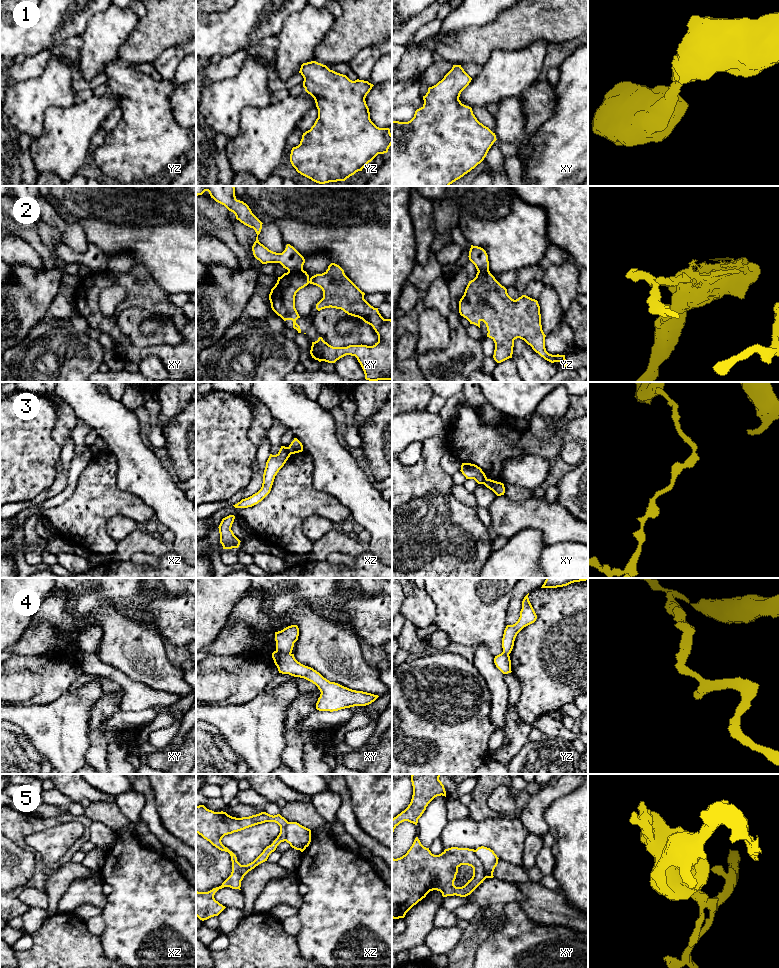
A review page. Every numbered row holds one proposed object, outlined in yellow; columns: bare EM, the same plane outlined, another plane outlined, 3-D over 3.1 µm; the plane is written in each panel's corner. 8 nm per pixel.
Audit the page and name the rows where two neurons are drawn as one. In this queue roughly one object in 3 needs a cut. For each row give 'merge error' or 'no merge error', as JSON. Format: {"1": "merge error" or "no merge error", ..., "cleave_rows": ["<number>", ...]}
{"1": "no merge error", "2": "merge error", "3": "merge error", "4": "merge error", "5": "merge error", "cleave_rows": ["2", "3", "4", "5"]}

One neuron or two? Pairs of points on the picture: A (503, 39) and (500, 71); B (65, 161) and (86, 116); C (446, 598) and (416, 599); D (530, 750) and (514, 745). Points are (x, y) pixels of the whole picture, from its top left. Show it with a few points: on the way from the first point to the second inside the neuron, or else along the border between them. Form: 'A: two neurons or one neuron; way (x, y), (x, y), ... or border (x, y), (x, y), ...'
A: two neurons; border (525, 47), (509, 50), (495, 49), (483, 64)
B: one neuron; way (65, 150), (67, 135), (75, 127)
C: two neurons; border (424, 588), (434, 604), (434, 621)
D: two neurons; border (529, 740), (508, 763)

